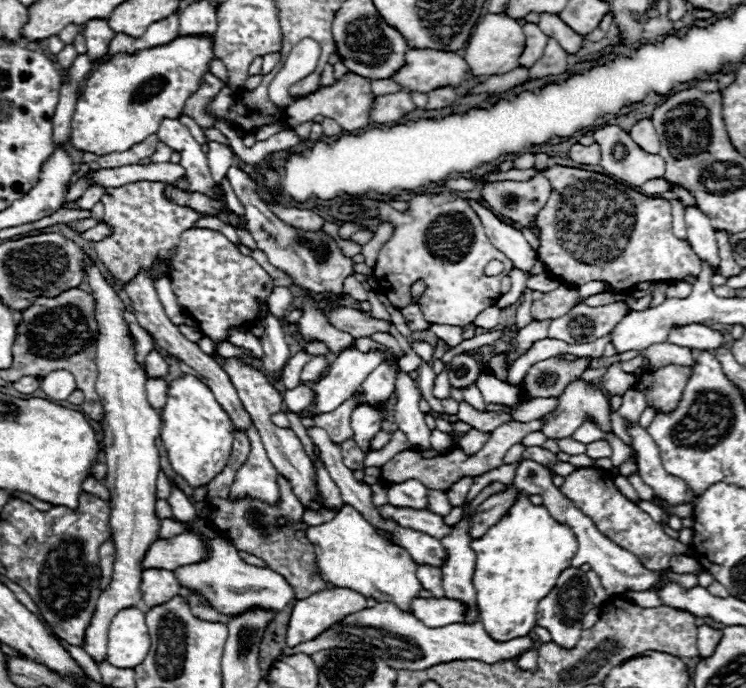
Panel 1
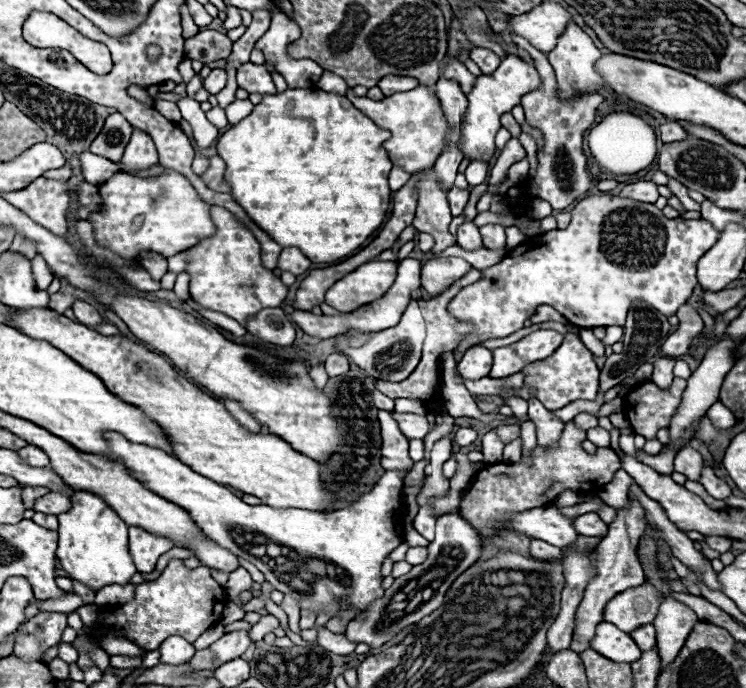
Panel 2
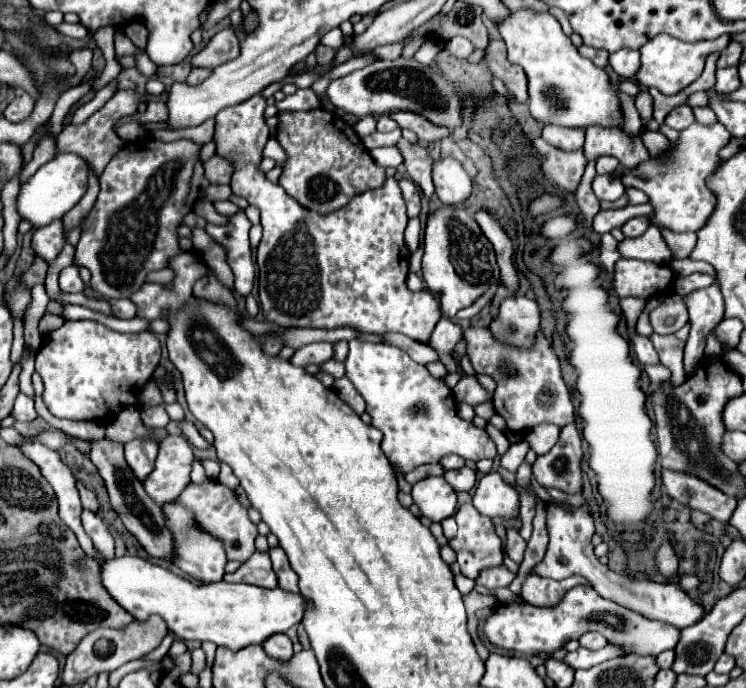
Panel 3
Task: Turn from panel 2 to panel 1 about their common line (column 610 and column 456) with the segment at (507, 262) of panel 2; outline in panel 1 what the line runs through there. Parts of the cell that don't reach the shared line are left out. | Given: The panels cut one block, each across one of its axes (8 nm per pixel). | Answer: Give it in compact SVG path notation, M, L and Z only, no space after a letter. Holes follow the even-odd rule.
M452 192L420 194L408 202L406 212L398 212L390 204L378 202L376 216L380 222L390 222L394 226L394 234L382 244L374 266L380 290L392 306L406 308L412 304L410 286L418 280L426 284L426 292L420 296L418 306L430 324L464 326L474 322L482 310L496 304L500 298L500 280L514 266L506 254L496 250L486 238L480 218L464 198ZM490 260L500 260L504 272L498 276L484 276L484 266Z

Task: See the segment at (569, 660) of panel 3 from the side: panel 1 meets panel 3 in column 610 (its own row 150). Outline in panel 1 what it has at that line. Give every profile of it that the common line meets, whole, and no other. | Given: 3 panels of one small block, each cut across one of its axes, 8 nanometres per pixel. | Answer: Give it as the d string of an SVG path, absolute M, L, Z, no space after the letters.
M644 118L644 120L638 120L630 130L628 130L630 138L646 152L650 154L658 154L660 150L660 140L658 140L658 134L654 130L654 124L650 122L650 118Z

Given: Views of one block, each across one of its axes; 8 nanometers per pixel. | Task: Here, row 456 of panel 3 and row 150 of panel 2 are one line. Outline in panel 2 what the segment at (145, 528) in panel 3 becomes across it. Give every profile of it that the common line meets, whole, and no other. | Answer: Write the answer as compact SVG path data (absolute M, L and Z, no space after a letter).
M118 112L110 114L106 118L106 124L102 128L102 132L98 134L96 142L92 142L90 152L104 156L112 162L120 162L122 154L124 154L124 146L128 144L130 136L132 136L132 126L126 122L126 118Z

